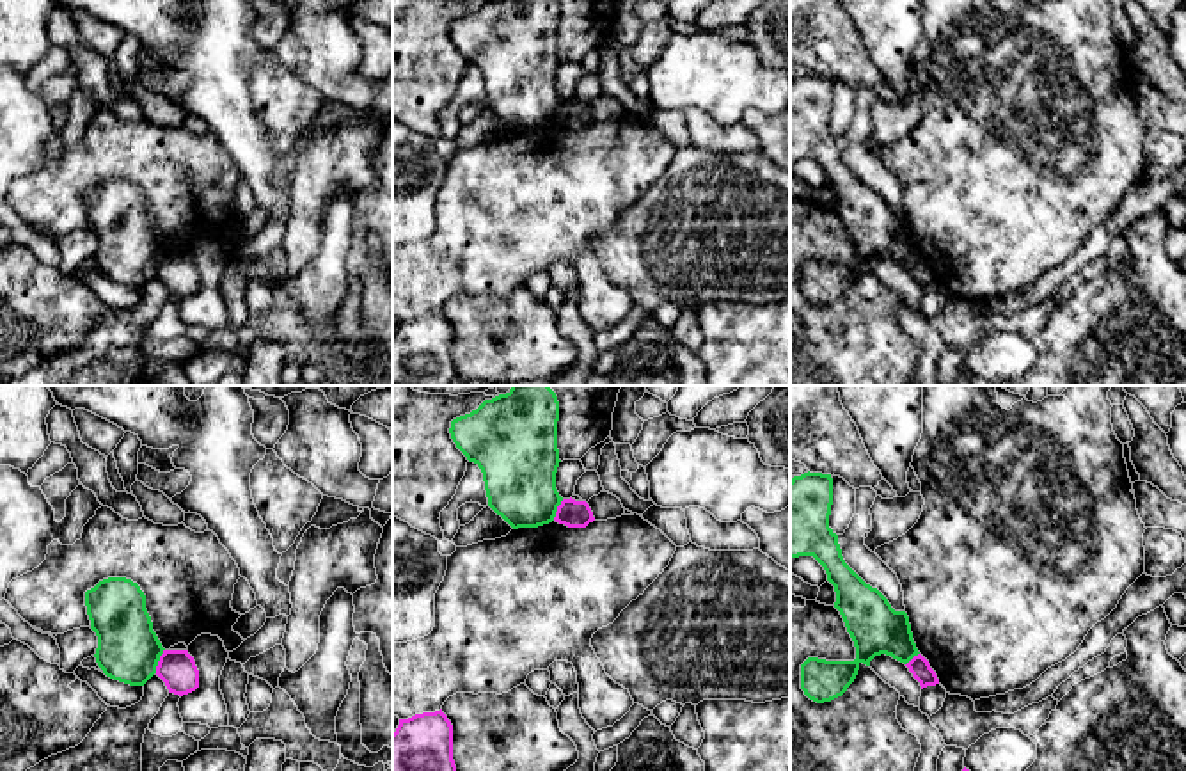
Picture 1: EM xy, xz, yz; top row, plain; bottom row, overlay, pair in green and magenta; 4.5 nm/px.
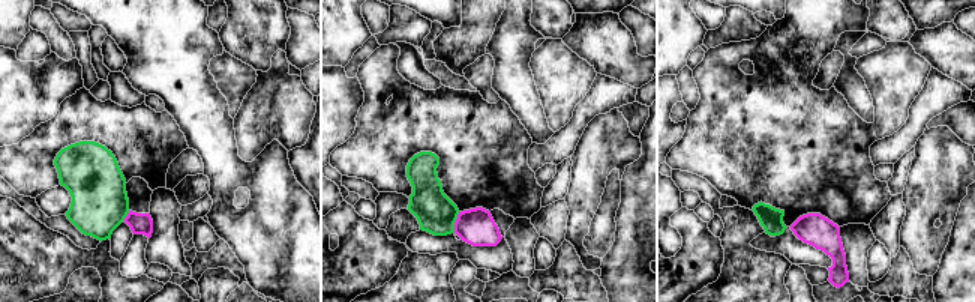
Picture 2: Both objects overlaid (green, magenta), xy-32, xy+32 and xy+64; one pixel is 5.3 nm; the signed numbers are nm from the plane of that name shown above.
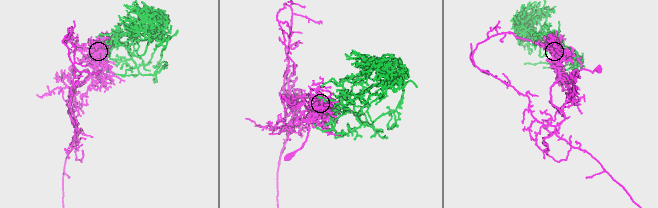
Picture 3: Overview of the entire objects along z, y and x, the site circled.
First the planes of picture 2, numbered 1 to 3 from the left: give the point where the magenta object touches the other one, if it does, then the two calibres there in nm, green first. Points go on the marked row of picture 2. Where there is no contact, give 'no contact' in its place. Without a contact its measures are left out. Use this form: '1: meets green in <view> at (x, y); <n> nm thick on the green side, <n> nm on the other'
1: meets green in xy-32 at (126, 215); 300 nm thick on the green side, 110 nm on the other
2: meets green in xy+32 at (455, 221); 220 nm thick on the green side, 190 nm on the other
3: no contact

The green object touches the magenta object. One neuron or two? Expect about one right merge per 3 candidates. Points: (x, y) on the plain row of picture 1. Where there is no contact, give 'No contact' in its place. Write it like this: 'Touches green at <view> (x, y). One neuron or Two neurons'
Touches green at xy (158, 262). Two neurons

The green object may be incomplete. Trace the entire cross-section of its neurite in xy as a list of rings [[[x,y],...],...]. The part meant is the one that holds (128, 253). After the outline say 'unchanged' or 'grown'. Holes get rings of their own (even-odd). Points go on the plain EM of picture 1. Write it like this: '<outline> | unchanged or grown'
[[[126,179],[103,181],[85,194],[85,208],[98,238],[98,268],[114,282],[144,288],[165,250],[153,233],[140,188]]] | unchanged

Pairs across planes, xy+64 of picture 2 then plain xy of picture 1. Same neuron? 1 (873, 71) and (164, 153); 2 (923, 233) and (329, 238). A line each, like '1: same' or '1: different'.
1: same
2: different

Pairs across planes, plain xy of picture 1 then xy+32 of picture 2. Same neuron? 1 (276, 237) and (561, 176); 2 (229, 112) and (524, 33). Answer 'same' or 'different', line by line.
1: same
2: same

